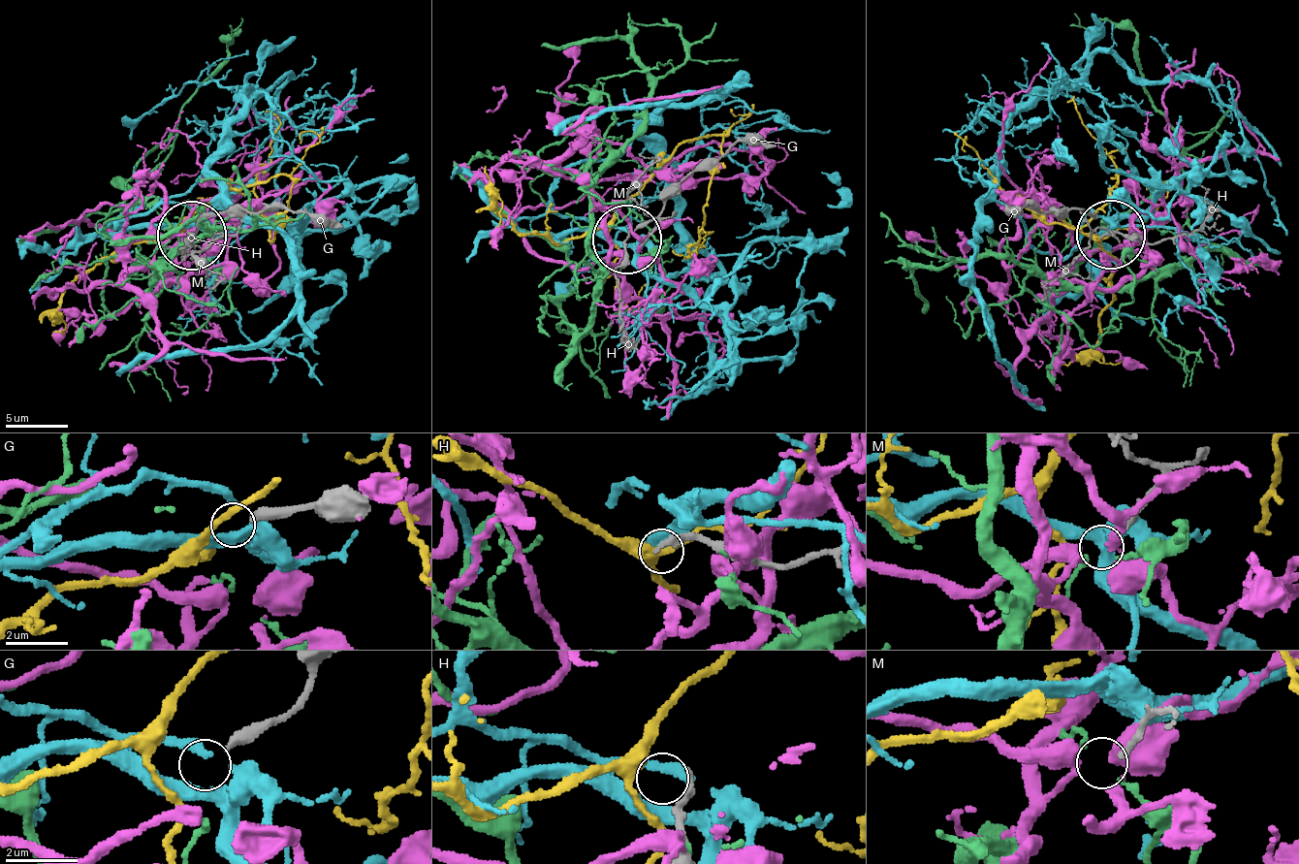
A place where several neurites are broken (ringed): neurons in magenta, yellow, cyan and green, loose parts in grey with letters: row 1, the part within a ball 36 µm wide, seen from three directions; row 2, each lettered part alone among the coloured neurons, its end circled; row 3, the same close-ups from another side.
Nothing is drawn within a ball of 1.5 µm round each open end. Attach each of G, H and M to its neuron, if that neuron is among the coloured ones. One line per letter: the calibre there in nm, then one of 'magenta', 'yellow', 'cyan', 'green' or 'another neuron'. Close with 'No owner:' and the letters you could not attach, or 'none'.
G: 320 nm thick; another neuron
H: 160 nm thick; yellow
M: 160 nm thick; magenta
No owner: G

